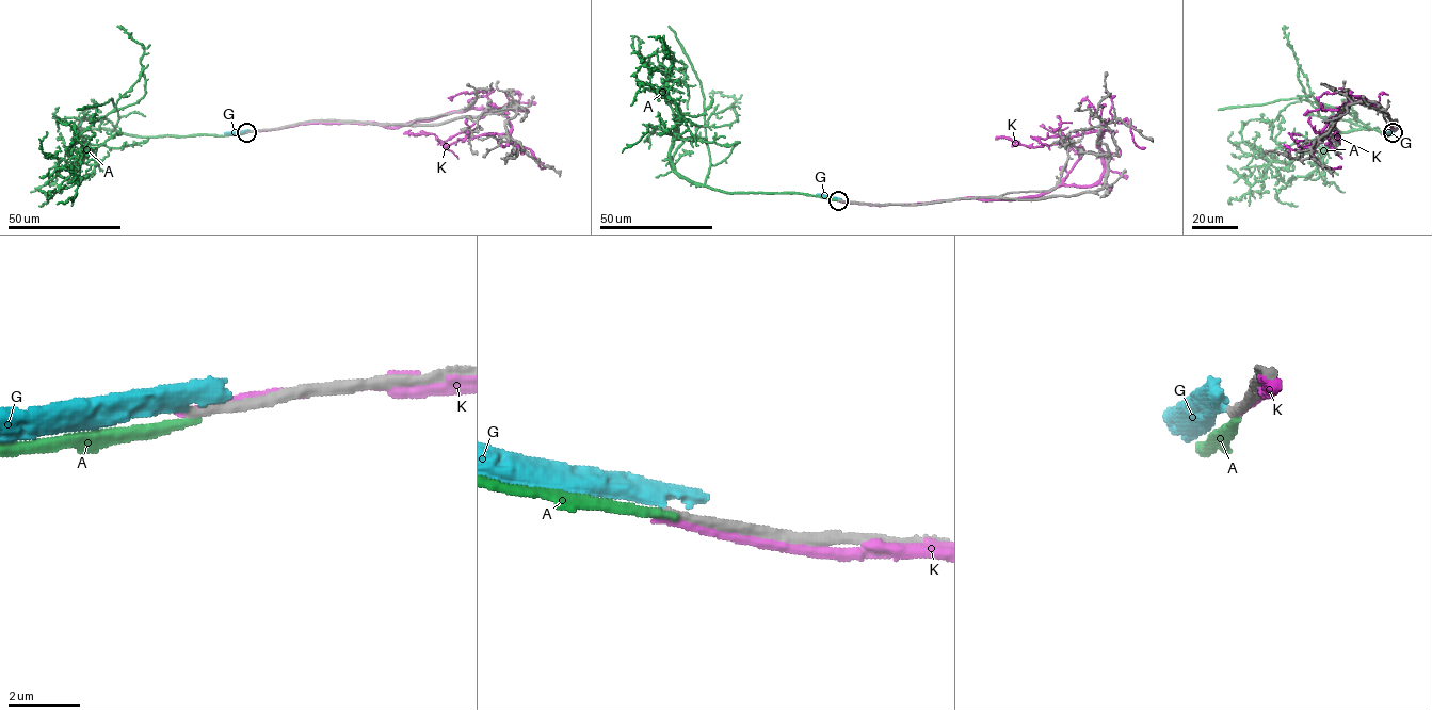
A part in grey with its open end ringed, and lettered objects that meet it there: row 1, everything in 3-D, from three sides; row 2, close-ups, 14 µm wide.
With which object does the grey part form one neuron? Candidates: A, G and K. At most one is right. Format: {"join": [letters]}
{"join": []}

